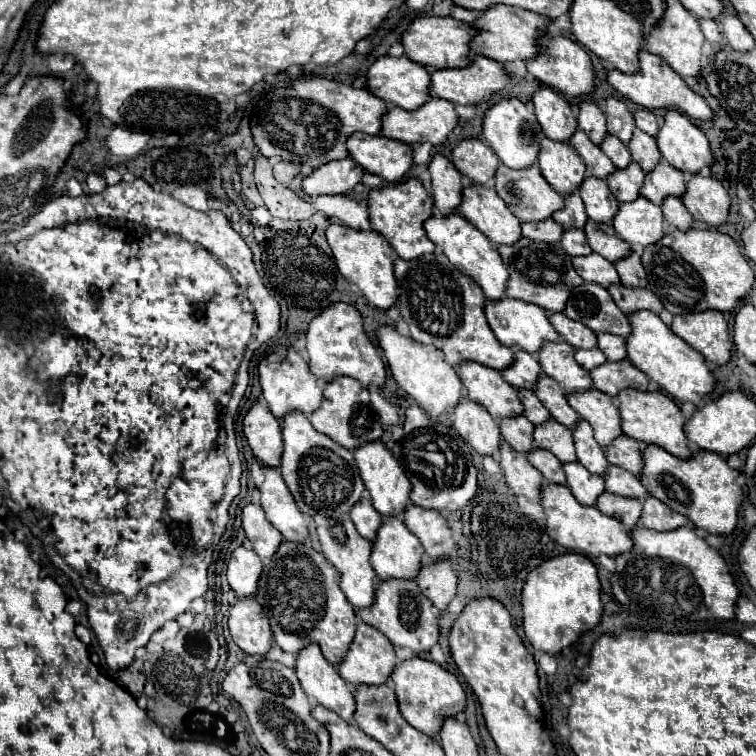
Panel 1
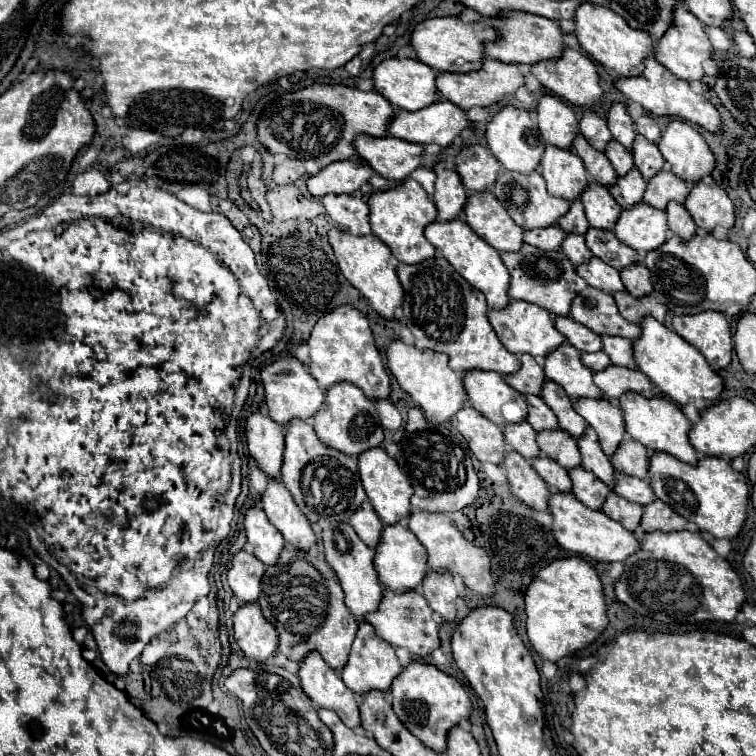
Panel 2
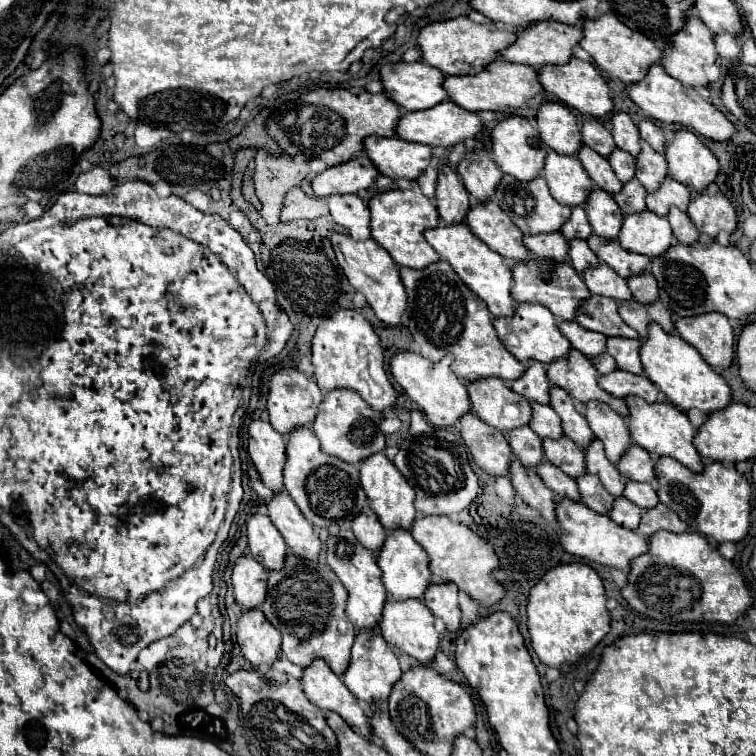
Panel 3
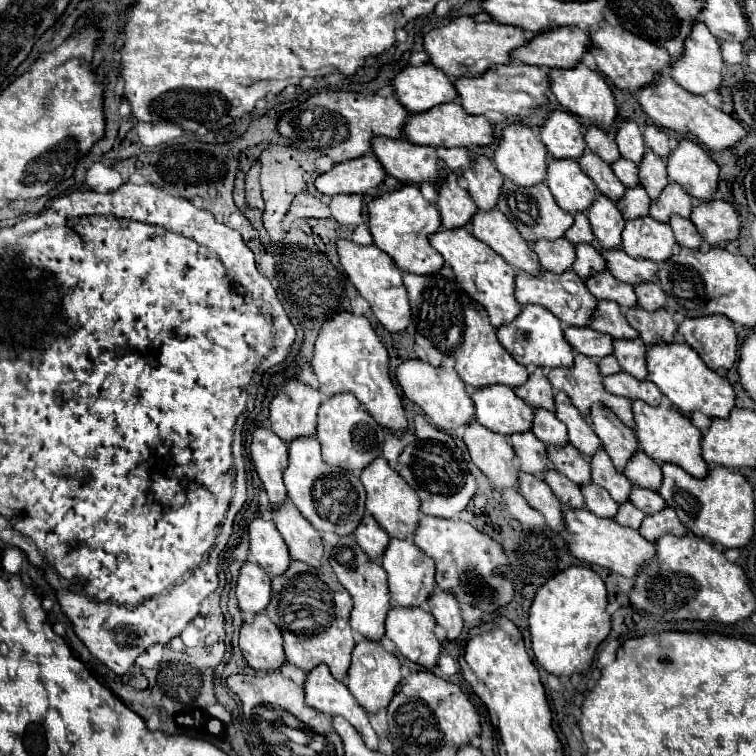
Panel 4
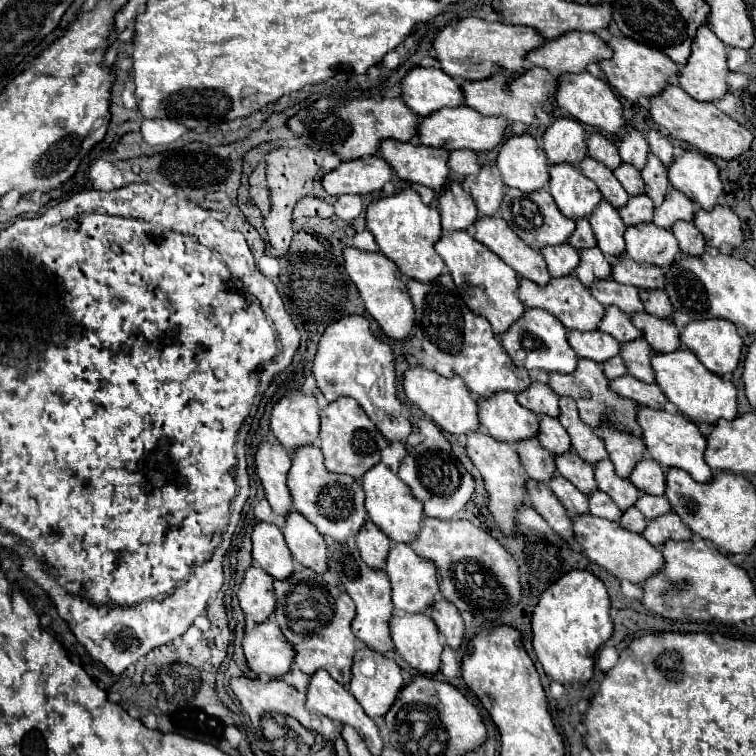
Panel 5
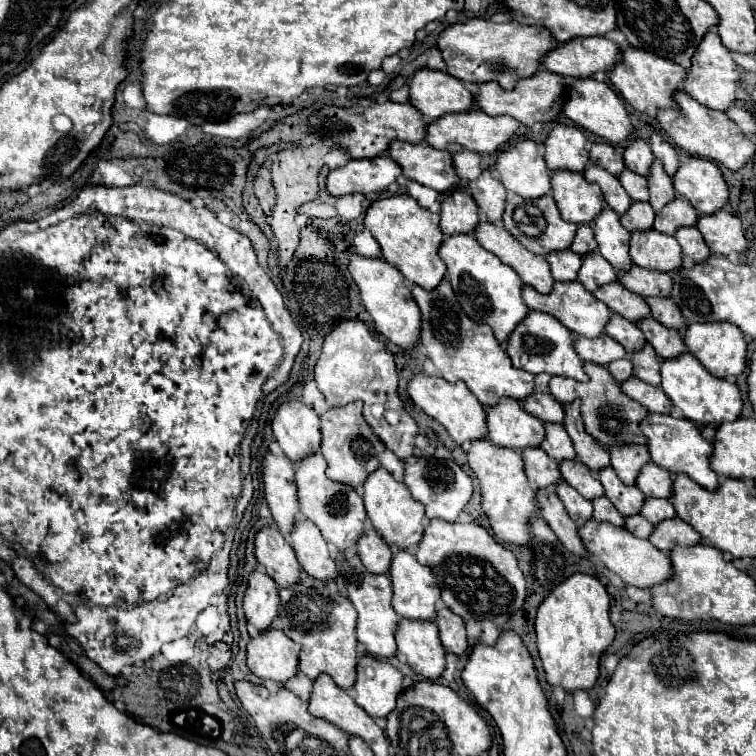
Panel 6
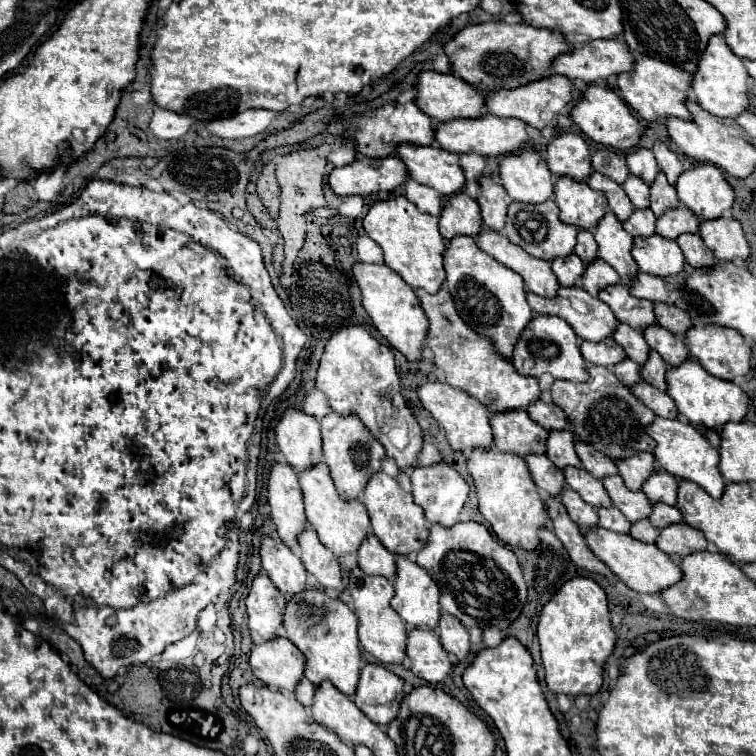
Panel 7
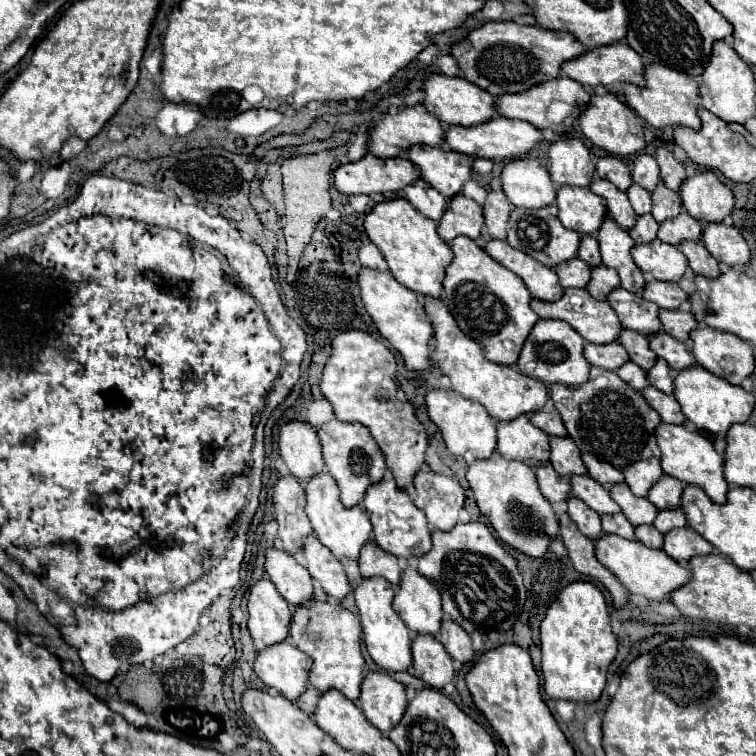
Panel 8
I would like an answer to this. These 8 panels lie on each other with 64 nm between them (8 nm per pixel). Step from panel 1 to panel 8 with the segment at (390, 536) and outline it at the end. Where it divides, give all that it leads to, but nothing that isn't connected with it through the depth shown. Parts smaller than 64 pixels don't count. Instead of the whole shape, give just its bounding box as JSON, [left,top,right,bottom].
[392,566,444,634]

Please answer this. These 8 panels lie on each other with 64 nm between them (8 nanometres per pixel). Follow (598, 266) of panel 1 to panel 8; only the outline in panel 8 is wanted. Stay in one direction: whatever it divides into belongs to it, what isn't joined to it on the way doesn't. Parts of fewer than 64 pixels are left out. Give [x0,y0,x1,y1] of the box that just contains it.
[606,286,662,336]

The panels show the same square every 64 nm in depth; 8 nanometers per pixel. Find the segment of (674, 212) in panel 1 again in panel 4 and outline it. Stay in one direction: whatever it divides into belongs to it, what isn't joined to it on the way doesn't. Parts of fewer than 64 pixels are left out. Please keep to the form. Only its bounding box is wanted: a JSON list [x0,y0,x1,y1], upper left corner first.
[670,216,702,248]

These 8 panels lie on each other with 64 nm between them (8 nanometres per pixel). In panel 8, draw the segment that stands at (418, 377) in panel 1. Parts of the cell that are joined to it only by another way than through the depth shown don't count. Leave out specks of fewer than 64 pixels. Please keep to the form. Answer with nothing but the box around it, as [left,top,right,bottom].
[426,390,496,458]

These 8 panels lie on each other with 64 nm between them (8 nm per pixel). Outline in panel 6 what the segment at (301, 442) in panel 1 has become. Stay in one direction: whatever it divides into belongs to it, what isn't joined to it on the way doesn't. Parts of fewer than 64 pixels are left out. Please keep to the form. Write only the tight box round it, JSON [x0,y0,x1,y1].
[294,452,366,550]

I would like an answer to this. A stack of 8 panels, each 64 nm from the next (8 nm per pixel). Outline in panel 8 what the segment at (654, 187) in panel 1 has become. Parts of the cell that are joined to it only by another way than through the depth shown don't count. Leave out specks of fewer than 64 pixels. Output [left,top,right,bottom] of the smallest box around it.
[658,210,702,246]

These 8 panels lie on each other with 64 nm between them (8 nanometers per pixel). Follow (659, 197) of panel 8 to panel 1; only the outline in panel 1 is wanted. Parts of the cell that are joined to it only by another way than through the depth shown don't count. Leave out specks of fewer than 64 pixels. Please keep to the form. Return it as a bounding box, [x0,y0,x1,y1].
[628,128,662,172]

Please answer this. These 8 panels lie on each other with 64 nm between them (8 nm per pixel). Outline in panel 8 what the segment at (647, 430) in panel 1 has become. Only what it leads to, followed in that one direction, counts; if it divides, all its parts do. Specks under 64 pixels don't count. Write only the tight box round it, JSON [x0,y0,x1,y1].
[654,422,728,504]

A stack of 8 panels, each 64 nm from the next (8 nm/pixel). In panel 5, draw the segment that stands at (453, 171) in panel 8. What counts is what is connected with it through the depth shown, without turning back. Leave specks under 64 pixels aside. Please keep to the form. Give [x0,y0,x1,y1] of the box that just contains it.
[380,140,450,190]

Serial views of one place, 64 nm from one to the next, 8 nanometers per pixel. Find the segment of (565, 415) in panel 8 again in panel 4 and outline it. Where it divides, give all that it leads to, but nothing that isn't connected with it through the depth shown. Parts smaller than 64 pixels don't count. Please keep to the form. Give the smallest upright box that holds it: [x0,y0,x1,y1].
[548,354,634,428]

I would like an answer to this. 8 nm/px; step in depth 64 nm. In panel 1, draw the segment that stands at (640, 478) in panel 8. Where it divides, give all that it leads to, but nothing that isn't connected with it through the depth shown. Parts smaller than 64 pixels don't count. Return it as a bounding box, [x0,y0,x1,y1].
[568,388,622,446]

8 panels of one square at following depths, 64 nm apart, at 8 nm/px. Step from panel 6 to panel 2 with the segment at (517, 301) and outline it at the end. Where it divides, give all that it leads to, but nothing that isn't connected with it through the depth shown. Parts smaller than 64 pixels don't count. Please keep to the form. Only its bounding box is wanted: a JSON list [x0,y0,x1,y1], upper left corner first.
[424,220,510,308]

